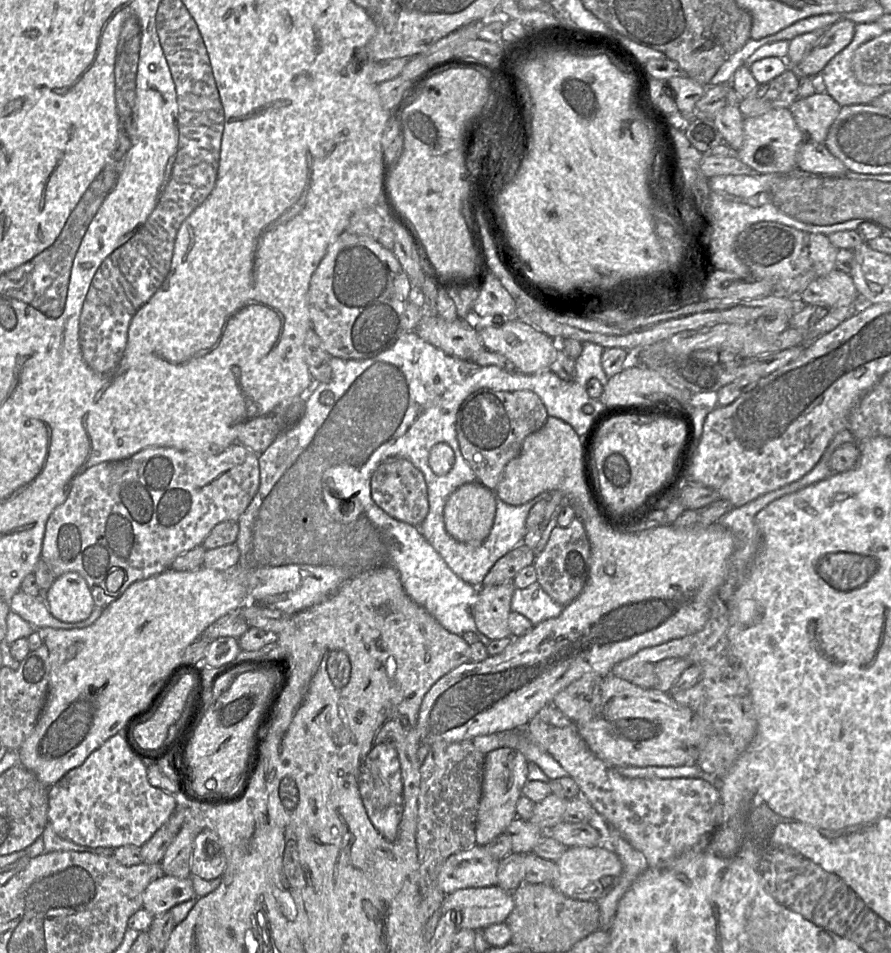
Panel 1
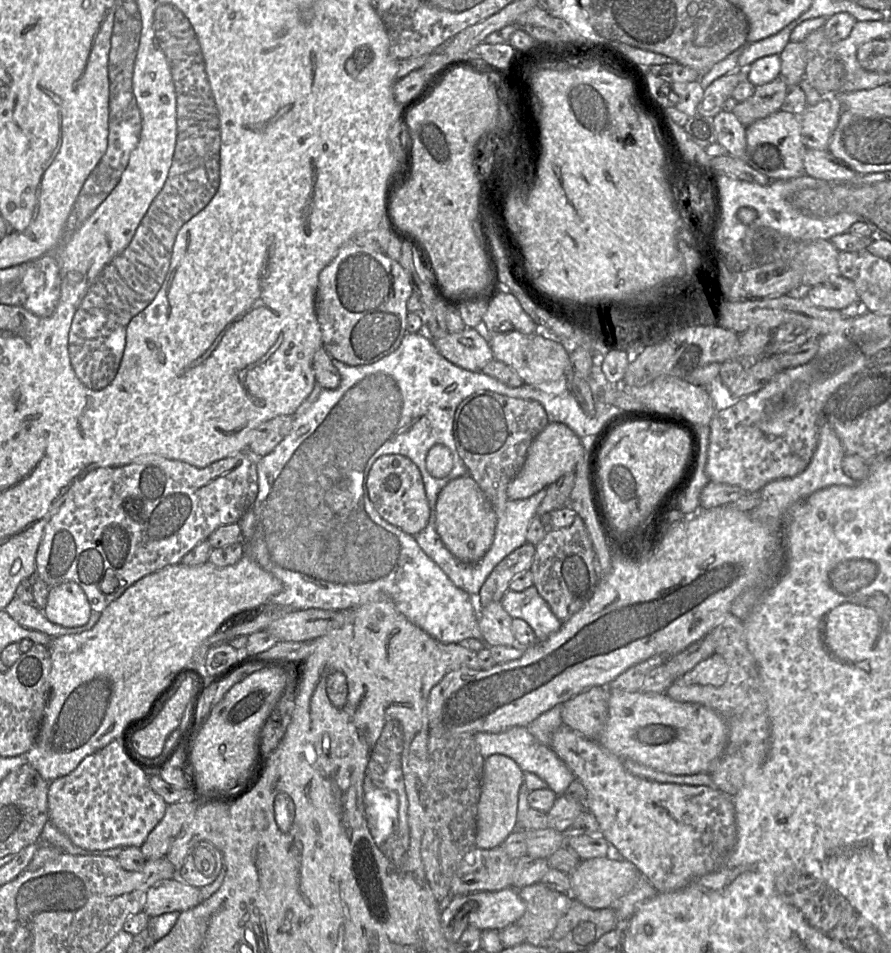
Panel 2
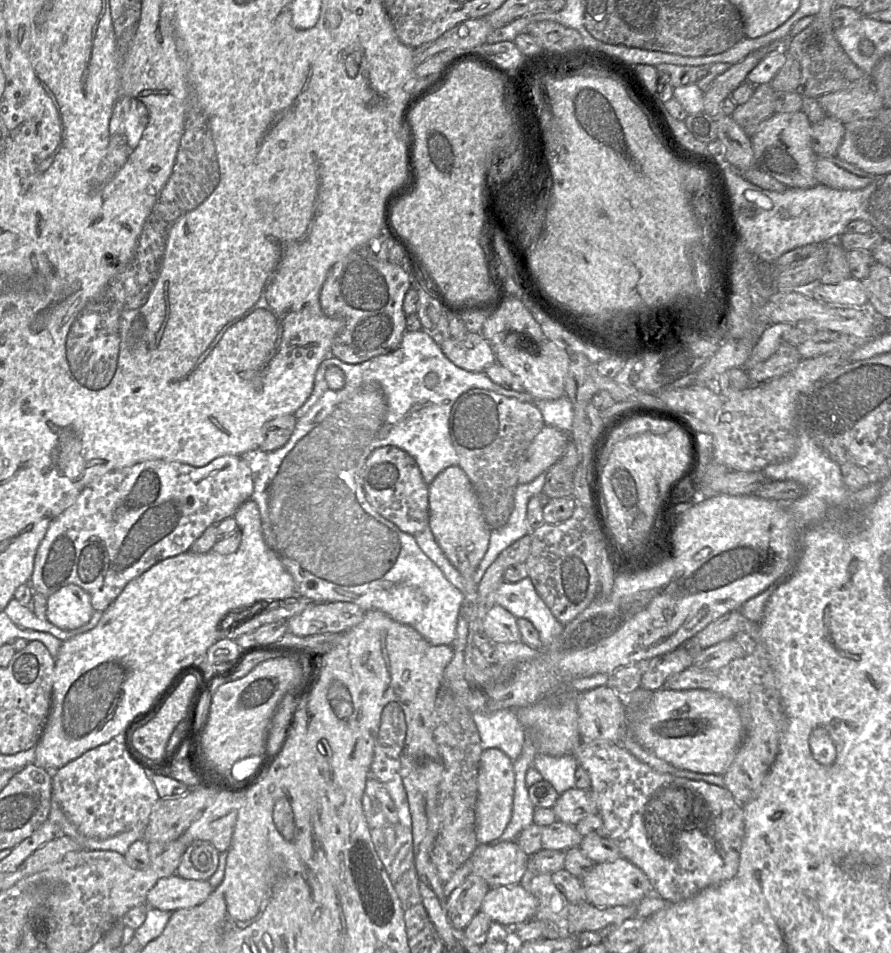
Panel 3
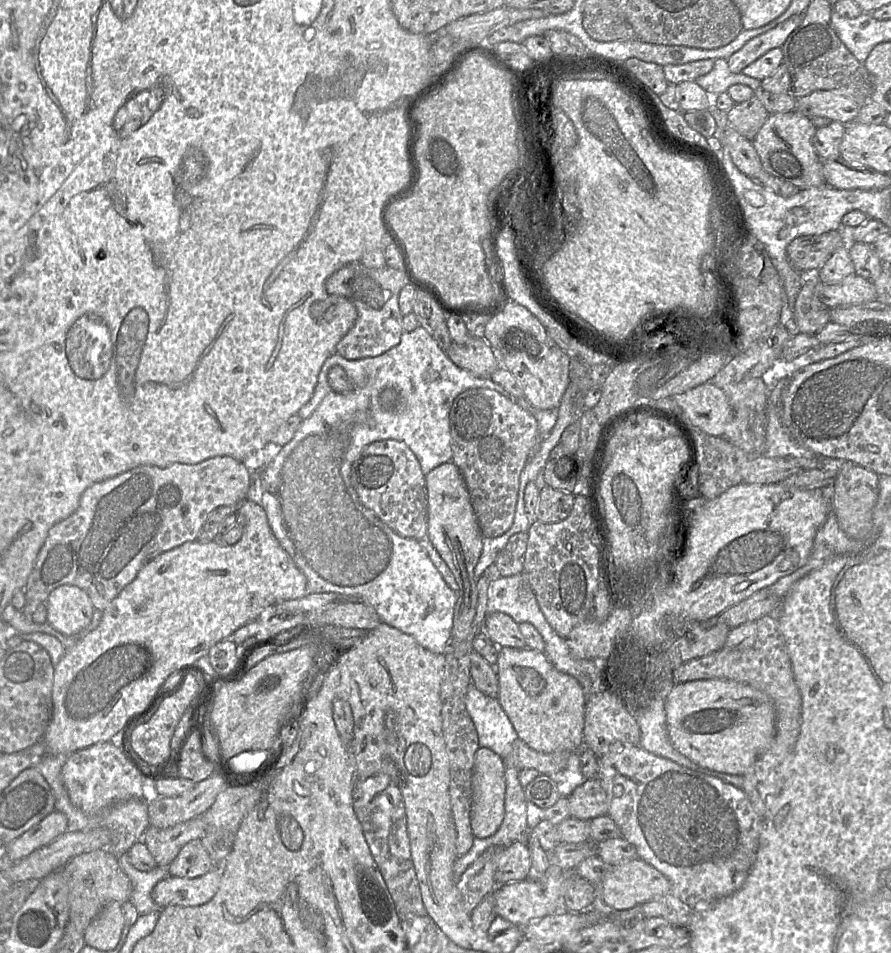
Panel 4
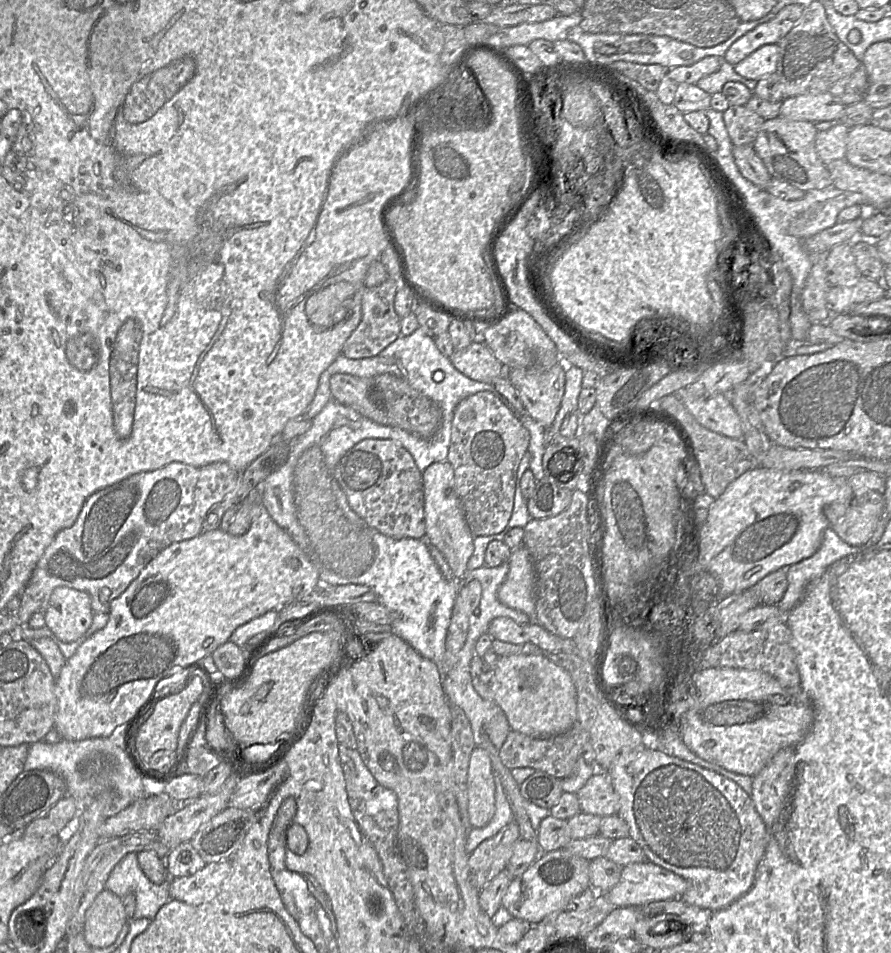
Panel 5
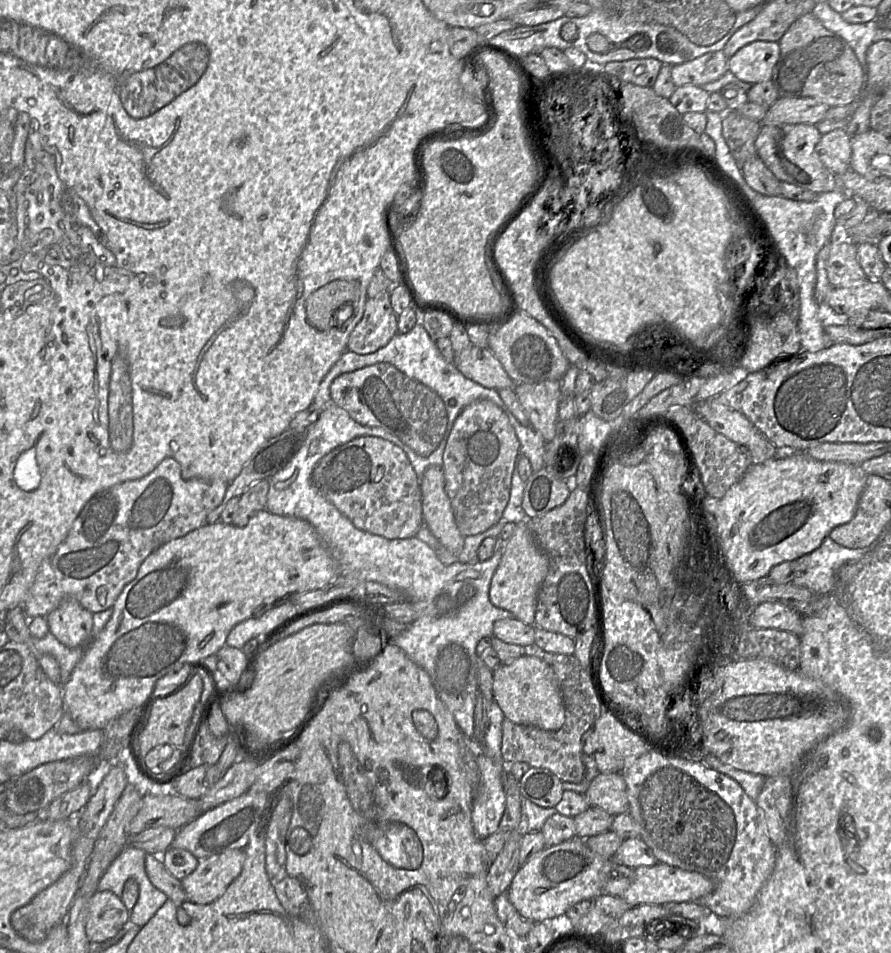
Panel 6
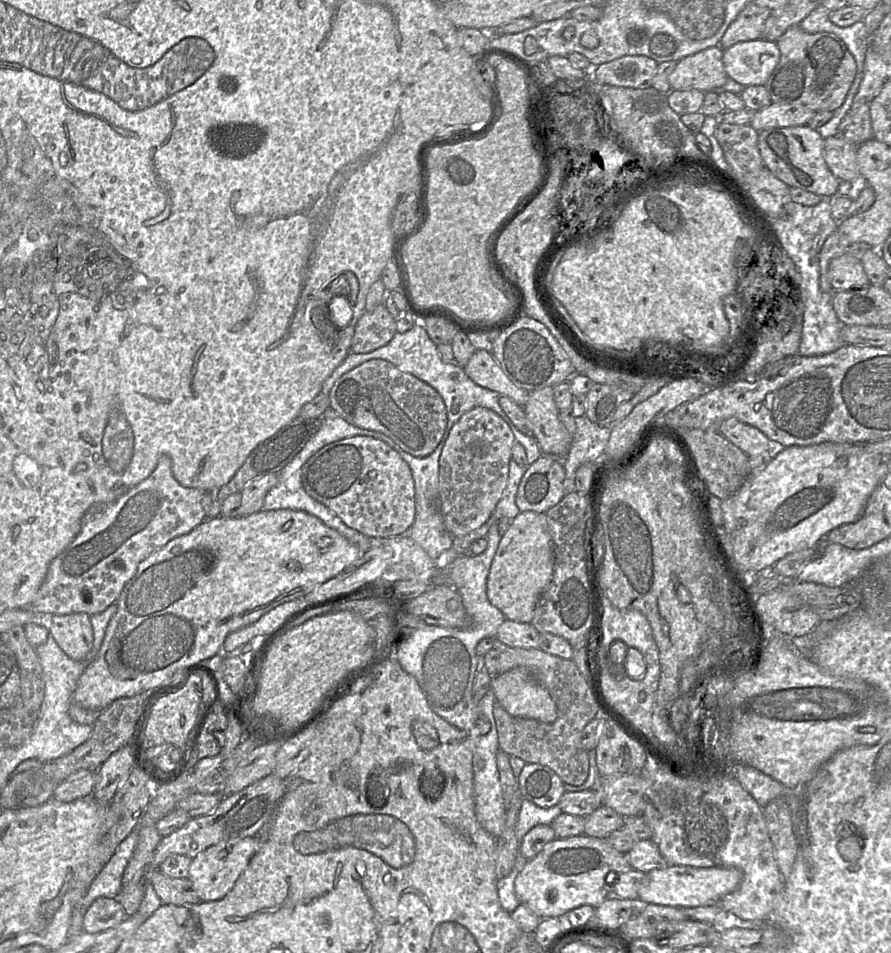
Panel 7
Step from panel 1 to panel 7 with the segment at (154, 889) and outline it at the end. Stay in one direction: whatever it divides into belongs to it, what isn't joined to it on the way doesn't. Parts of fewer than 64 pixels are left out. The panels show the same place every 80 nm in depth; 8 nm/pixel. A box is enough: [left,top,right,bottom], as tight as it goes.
[188,837,257,902]

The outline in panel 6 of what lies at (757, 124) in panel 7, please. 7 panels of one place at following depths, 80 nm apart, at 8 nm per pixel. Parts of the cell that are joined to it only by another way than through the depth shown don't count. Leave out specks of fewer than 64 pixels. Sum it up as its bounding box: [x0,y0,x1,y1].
[762,97,830,125]

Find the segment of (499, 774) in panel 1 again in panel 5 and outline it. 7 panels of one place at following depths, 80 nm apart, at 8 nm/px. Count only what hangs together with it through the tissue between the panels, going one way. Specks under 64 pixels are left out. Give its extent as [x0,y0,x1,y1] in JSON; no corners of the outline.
[467,746,495,827]

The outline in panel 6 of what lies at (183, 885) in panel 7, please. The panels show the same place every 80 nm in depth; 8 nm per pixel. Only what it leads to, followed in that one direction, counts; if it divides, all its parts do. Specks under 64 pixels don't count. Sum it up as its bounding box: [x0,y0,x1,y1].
[145,854,187,904]

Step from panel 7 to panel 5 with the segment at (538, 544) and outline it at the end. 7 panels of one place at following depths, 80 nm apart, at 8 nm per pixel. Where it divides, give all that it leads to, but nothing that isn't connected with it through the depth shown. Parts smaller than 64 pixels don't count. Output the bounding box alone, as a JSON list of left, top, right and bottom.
[497,545,536,618]

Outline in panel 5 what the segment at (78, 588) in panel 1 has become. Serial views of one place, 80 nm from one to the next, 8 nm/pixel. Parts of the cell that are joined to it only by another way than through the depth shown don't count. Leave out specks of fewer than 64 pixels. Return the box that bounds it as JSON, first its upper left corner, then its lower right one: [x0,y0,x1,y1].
[44,586,93,642]

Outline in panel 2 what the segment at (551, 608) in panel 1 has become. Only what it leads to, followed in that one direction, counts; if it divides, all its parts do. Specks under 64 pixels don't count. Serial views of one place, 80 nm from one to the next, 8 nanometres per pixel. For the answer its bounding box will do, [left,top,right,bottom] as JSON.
[501,584,563,641]

